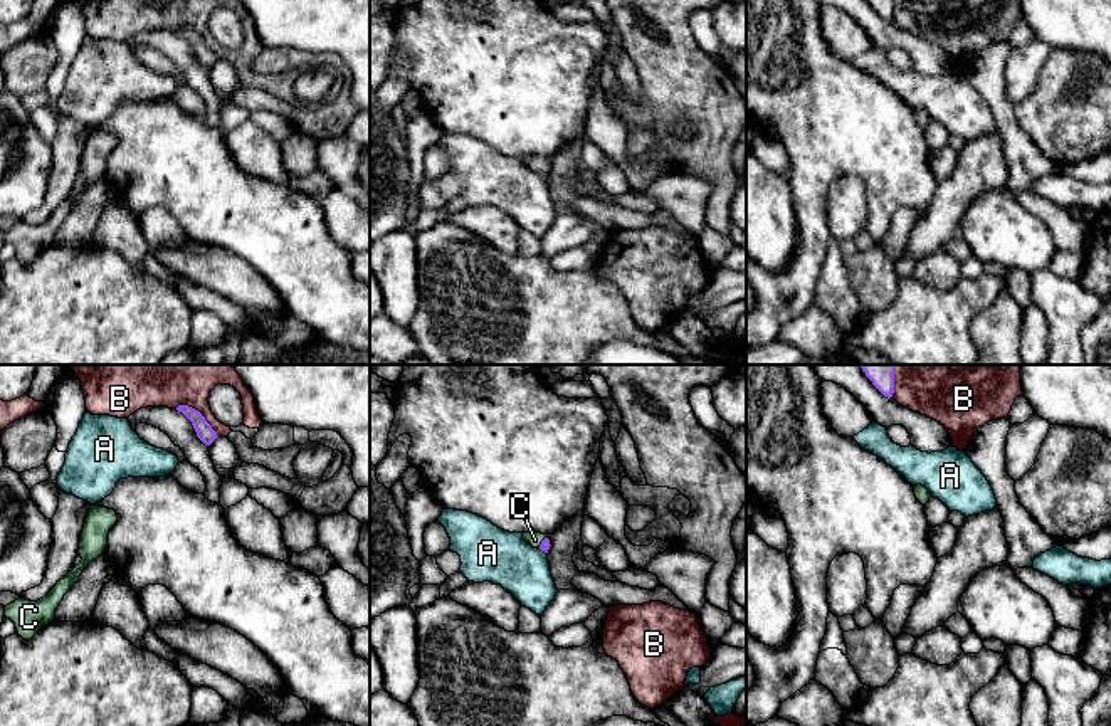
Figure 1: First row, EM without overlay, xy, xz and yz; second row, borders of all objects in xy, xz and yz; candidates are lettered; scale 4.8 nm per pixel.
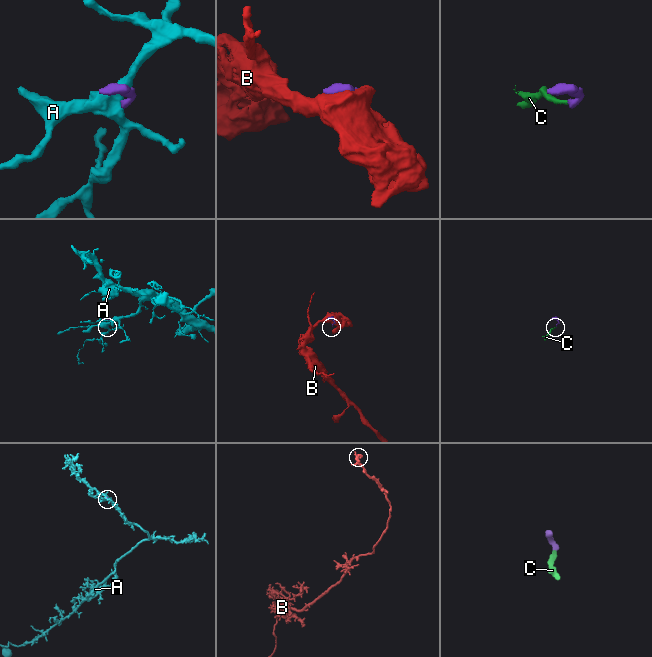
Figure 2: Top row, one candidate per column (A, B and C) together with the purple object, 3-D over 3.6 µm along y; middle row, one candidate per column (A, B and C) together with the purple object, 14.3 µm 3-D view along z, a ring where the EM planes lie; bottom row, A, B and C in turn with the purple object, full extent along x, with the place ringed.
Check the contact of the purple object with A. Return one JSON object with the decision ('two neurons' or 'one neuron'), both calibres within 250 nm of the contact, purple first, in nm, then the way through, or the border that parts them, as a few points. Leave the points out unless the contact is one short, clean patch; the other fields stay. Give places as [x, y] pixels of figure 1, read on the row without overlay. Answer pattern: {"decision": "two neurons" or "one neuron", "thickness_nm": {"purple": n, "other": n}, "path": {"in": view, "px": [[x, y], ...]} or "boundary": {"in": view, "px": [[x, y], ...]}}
{"decision": "two neurons", "thickness_nm": {"purple": 50, "other": 260}, "boundary": {"in": "xz", "px": [[540, 172], [545, 177]]}}

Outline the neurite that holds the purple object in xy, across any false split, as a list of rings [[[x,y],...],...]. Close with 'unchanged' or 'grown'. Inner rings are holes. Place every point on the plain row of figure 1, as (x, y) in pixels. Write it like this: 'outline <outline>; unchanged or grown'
outline [[[178,29],[176,34],[182,35],[192,45],[197,60],[205,69],[210,69],[219,60],[217,55],[212,52],[212,49],[205,44],[205,40],[198,34],[188,29]]]; unchanged

